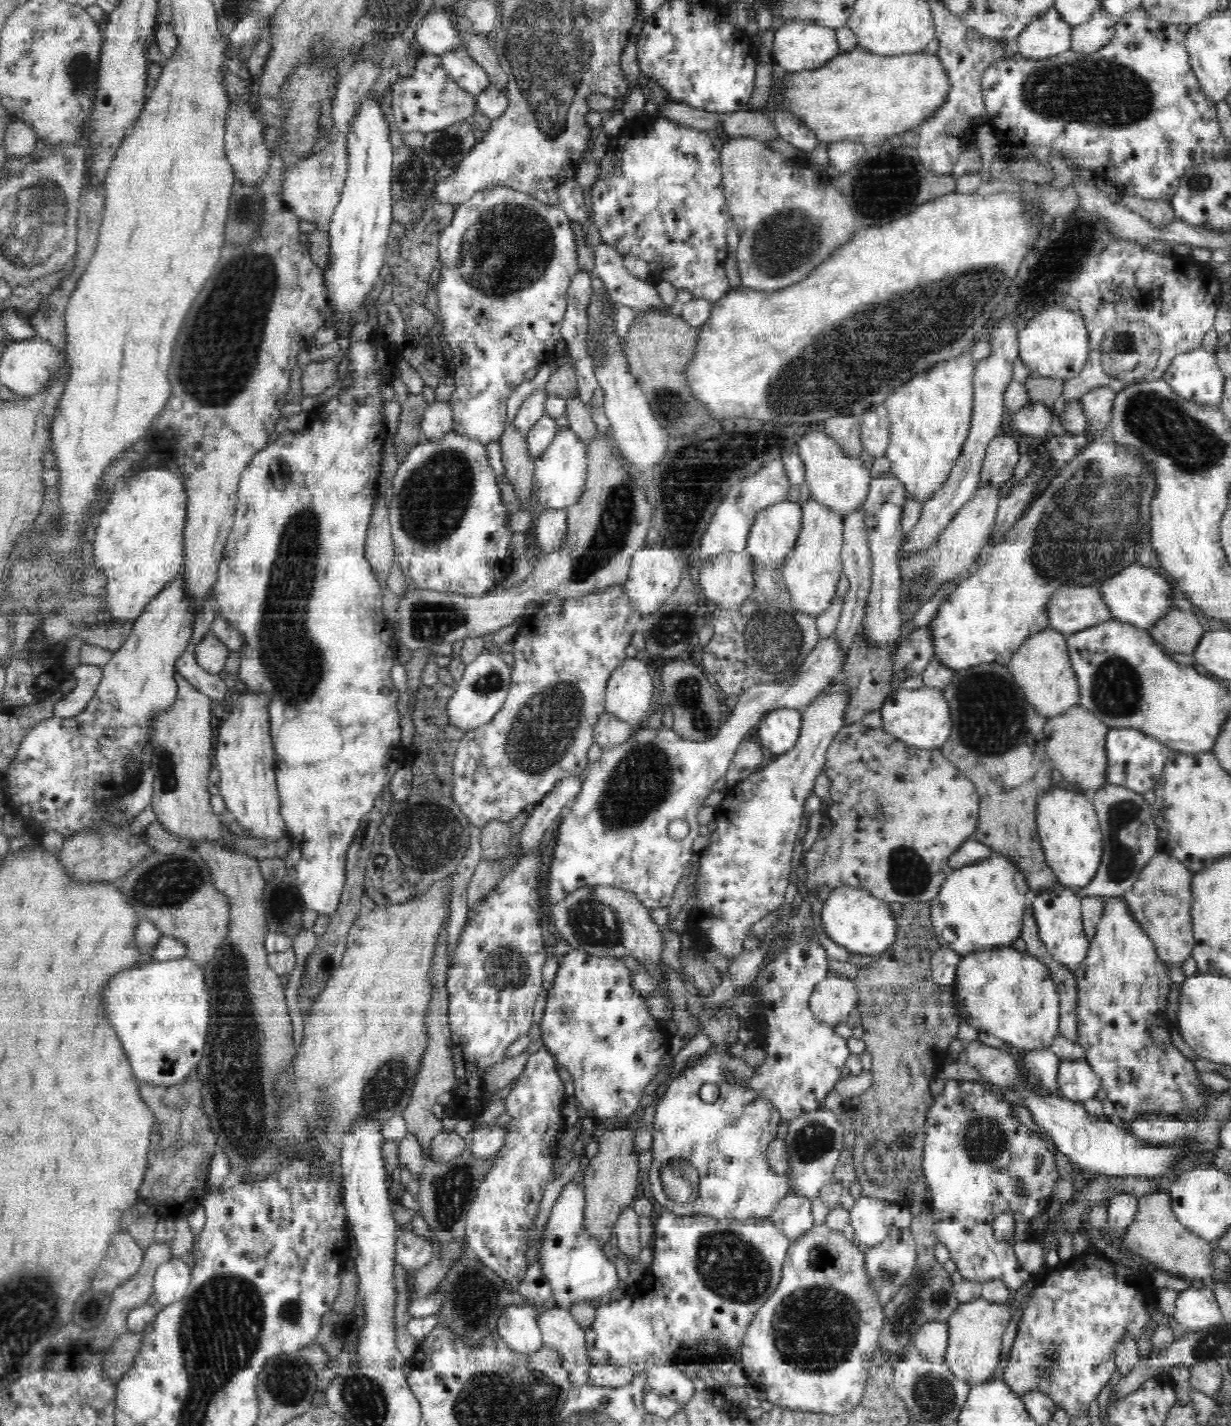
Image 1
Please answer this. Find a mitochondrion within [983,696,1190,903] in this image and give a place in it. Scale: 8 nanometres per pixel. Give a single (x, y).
(1122, 817)

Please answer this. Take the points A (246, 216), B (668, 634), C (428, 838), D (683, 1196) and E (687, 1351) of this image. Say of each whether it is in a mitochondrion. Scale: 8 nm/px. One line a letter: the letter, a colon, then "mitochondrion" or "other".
A: mitochondrion
B: mitochondrion
C: mitochondrion
D: mitochondrion
E: other

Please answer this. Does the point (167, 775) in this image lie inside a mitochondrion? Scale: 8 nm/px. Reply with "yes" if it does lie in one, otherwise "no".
yes

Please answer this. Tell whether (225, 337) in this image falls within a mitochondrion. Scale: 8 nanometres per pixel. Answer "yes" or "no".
yes

